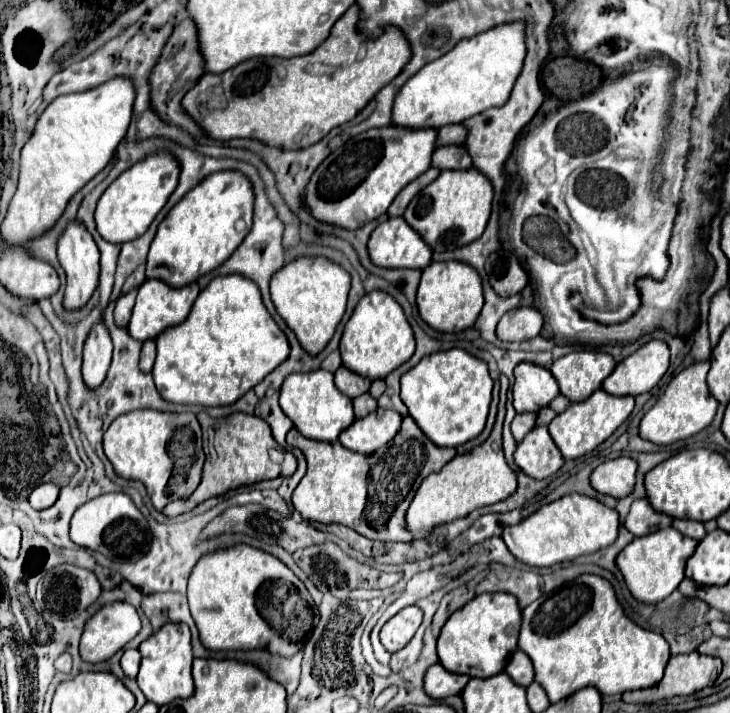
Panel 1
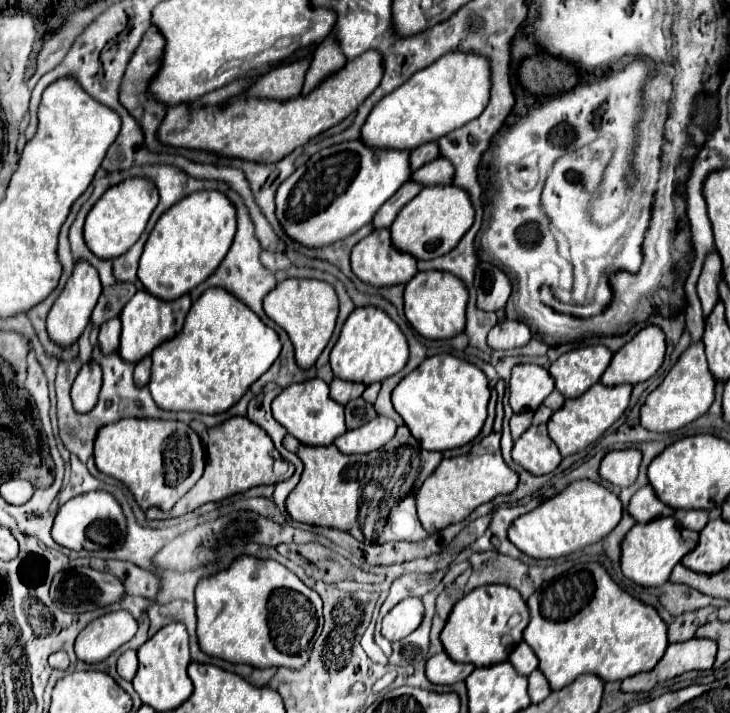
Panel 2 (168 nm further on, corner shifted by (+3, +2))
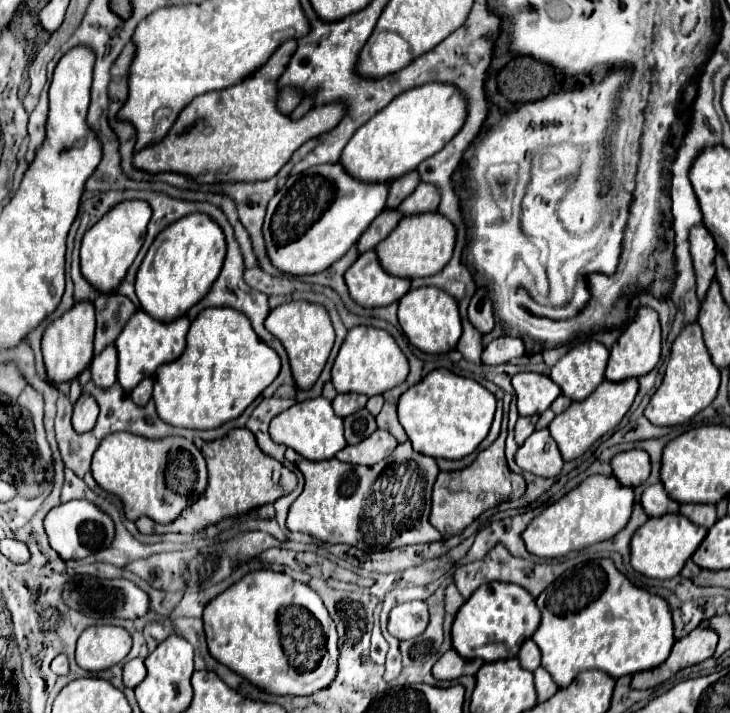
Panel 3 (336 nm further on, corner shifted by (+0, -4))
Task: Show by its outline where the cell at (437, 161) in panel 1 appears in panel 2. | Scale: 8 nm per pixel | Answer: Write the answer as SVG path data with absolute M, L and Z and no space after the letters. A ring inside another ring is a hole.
M439 156L421 166L419 170L415 170L411 178L423 182L425 186L431 186L431 184L451 184L453 176L455 176L455 166L447 158Z

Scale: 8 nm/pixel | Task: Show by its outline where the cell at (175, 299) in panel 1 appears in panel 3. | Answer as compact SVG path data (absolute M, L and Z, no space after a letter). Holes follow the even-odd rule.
M138 310L128 324L124 326L120 338L116 340L116 350L118 350L118 384L130 392L132 388L138 386L140 380L150 378L154 370L166 362L178 360L186 348L186 334L188 334L190 322L186 316L174 320L174 322L158 322L152 316L144 314L144 310Z

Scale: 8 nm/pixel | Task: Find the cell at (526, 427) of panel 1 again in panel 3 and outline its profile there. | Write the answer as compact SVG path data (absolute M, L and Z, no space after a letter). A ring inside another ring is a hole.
M528 416L528 418L518 418L518 422L516 422L516 428L514 428L514 438L516 438L516 444L520 446L532 432L534 432L534 426L536 426L536 416L532 418L532 416Z

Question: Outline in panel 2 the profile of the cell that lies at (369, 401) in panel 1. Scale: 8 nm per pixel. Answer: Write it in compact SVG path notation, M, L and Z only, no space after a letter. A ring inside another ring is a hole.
M363 398L351 400L349 404L345 404L345 420L347 420L347 430L359 428L361 424L373 420L373 416L377 416L373 404L365 402Z

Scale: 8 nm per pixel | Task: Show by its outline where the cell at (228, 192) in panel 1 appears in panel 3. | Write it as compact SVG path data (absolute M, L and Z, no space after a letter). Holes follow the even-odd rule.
M190 214L170 224L156 236L138 268L134 288L140 308L160 322L172 322L184 316L212 288L216 274L220 274L224 256L224 234L206 214Z

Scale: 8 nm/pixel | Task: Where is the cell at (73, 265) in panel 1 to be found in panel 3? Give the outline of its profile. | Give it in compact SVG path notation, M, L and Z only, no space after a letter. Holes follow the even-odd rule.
M90 302L74 304L68 314L64 314L60 320L54 320L42 338L42 356L44 356L44 368L50 384L62 384L76 380L92 362L92 340L94 340L94 310Z

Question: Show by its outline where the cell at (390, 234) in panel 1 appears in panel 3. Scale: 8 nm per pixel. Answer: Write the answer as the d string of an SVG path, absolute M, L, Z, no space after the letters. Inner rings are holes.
M370 250L360 254L358 260L344 274L348 292L352 300L364 308L380 308L400 300L408 288L410 280L390 276L376 262L376 252Z

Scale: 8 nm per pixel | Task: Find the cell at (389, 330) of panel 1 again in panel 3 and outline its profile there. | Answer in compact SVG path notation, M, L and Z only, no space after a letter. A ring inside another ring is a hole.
M356 326L348 332L332 366L332 384L336 392L356 392L364 396L384 394L402 384L408 376L408 360L386 330L372 326Z

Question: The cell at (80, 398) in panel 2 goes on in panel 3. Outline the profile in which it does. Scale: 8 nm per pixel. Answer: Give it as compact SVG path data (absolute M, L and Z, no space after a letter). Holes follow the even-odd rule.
M80 396L80 400L74 406L74 416L72 416L72 428L78 434L90 432L96 424L98 418L98 406L94 402L94 398L90 396Z

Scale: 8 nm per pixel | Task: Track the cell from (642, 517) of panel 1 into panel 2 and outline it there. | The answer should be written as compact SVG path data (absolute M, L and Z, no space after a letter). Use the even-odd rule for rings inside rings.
M651 486L641 488L637 494L633 494L627 512L635 518L635 522L639 524L647 524L655 518L663 518L663 516L673 516L673 508L665 506L653 492Z

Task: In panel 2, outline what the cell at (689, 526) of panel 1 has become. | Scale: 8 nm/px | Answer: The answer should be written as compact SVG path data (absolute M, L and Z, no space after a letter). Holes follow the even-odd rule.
M675 510L675 520L687 530L701 532L707 524L707 512L701 512L701 510Z

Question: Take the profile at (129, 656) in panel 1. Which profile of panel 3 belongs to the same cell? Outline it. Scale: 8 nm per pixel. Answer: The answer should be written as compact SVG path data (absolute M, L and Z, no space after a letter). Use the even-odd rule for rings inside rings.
M134 658L124 666L124 684L128 688L136 688L144 680L144 676L146 676L146 666L144 660L140 658Z

